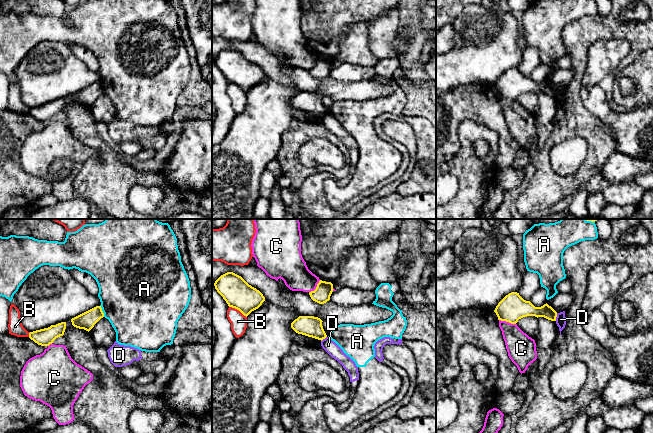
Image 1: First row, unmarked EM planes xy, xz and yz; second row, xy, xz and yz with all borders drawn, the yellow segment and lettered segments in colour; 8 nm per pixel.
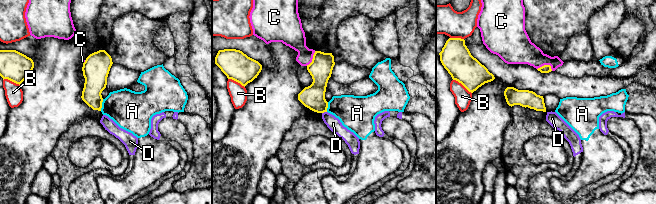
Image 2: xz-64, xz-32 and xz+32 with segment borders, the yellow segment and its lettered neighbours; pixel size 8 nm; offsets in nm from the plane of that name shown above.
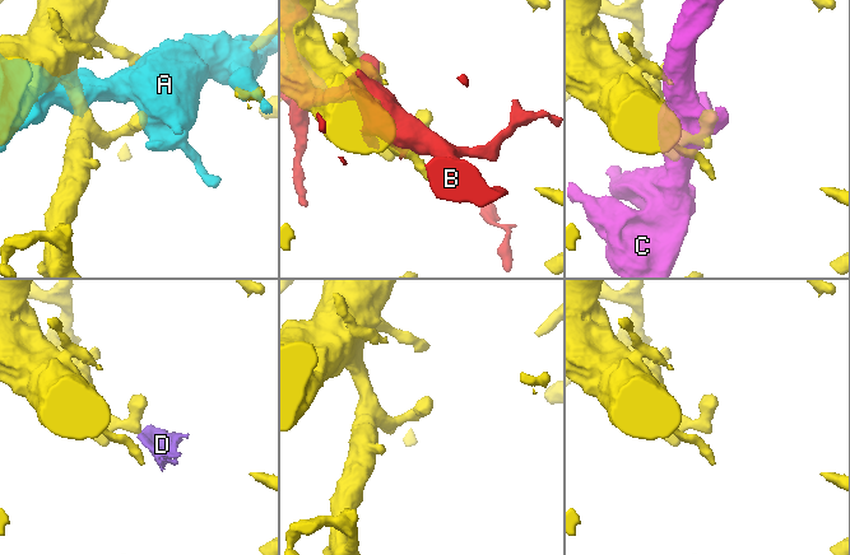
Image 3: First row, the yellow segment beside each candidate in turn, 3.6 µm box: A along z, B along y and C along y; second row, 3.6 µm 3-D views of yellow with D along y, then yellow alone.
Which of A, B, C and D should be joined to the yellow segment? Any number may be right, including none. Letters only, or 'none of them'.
none of them

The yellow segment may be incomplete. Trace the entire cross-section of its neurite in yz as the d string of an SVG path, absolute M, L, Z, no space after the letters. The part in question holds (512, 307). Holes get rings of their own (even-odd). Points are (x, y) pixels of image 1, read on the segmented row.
M511 292L506 295L496 306L494 312L498 320L516 324L519 319L527 316L544 317L556 321L557 312L547 303L535 307L530 301L524 300L519 293Z

